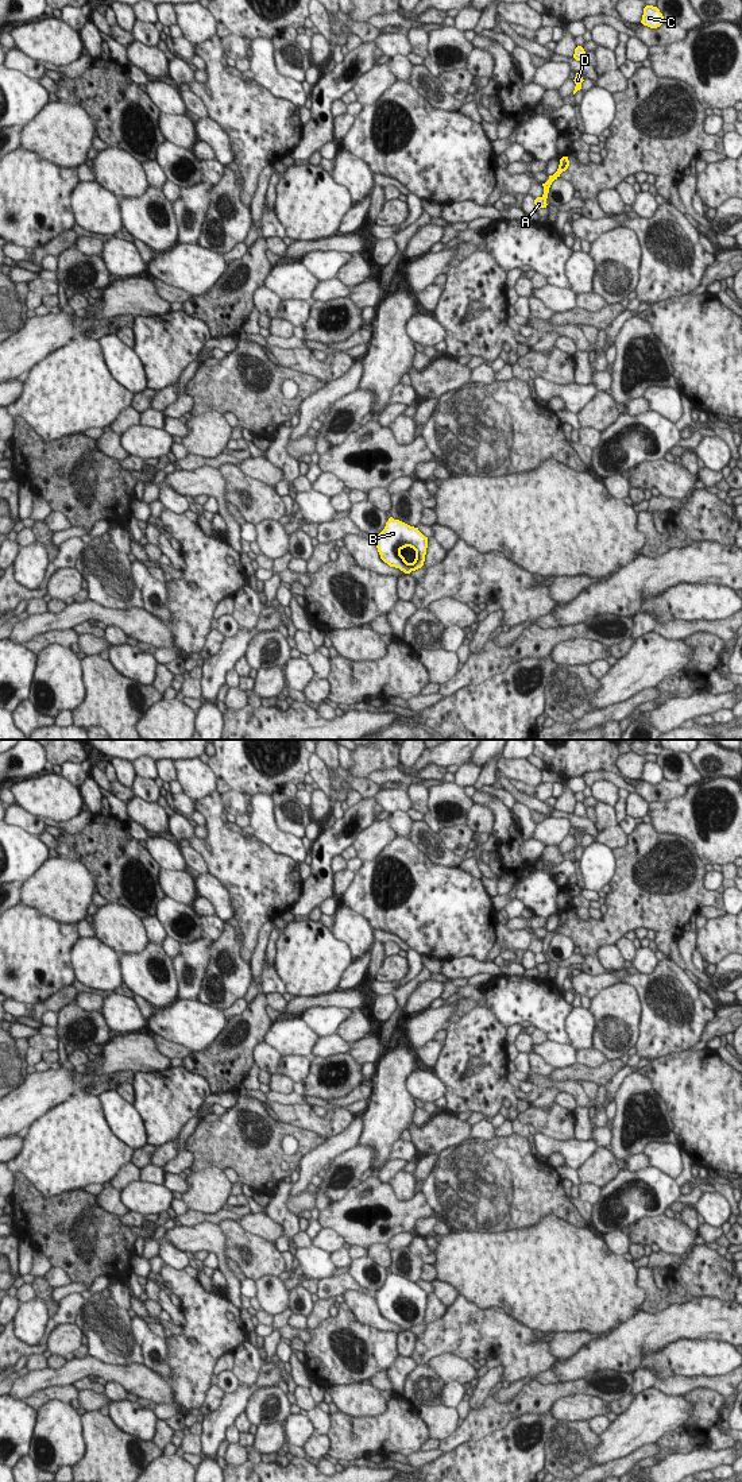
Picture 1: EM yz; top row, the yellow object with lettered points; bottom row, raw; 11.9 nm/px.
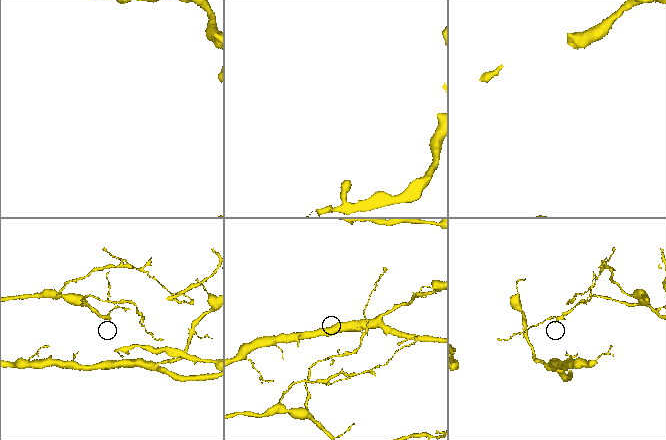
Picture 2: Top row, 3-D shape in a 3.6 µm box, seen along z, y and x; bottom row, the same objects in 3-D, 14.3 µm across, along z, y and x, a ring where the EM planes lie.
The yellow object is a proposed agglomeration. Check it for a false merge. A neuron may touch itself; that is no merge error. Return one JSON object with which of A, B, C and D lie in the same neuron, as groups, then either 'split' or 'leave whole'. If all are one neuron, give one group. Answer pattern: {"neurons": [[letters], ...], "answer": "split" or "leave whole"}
{"neurons": [["A", "B", "C"], ["D"]], "answer": "split"}

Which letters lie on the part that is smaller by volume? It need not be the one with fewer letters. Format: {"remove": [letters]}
{"remove": ["D"]}

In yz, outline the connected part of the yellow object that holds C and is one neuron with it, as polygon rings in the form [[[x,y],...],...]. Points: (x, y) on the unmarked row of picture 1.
[[[646,761],[644,764],[641,779],[650,784],[657,784],[664,779],[664,772],[657,763]]]

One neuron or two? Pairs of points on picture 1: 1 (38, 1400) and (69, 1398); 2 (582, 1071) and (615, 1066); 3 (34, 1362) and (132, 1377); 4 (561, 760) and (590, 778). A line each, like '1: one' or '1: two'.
1: one
2: one
3: two
4: two

